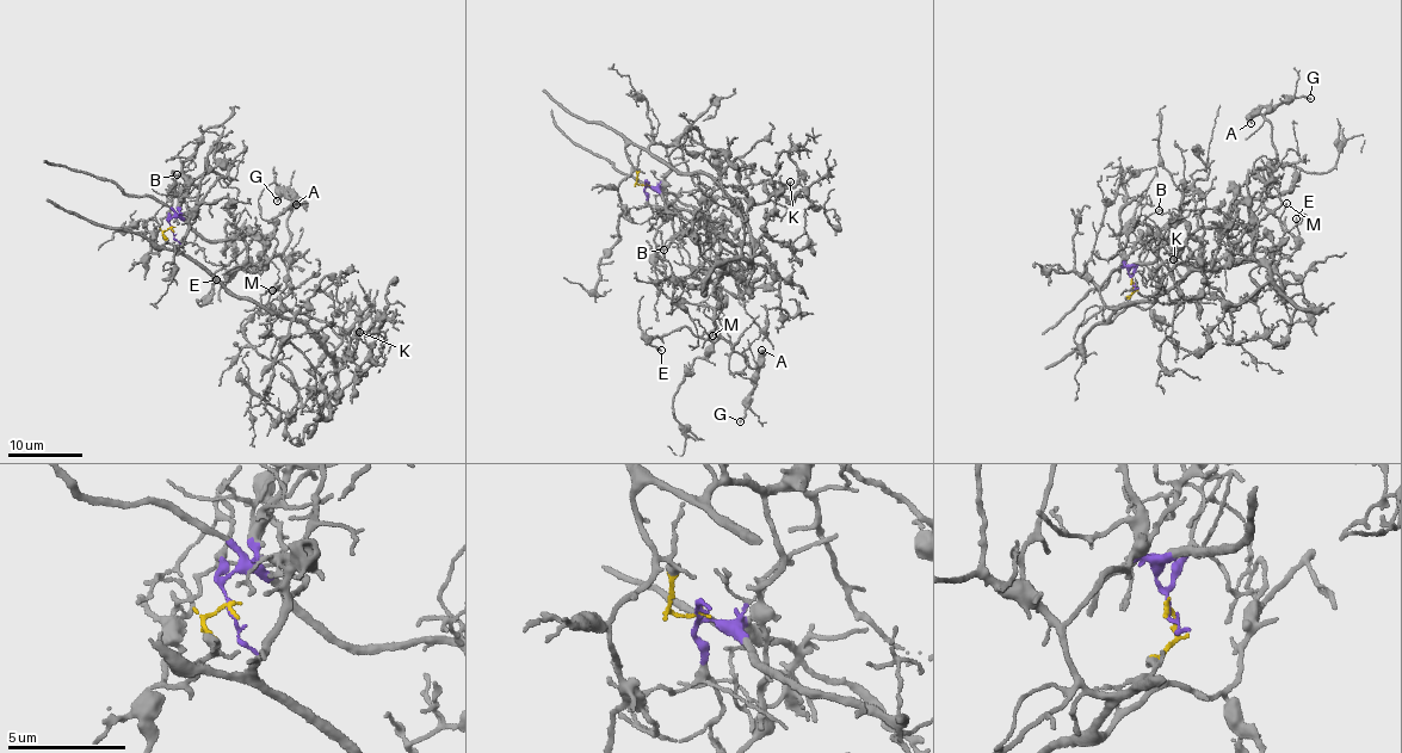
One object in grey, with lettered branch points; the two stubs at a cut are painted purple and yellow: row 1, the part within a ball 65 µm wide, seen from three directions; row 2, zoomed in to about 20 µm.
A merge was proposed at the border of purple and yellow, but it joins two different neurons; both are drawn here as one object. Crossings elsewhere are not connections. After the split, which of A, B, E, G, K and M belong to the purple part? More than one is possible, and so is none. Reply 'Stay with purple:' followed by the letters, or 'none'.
Stay with purple: A, B, E, G

